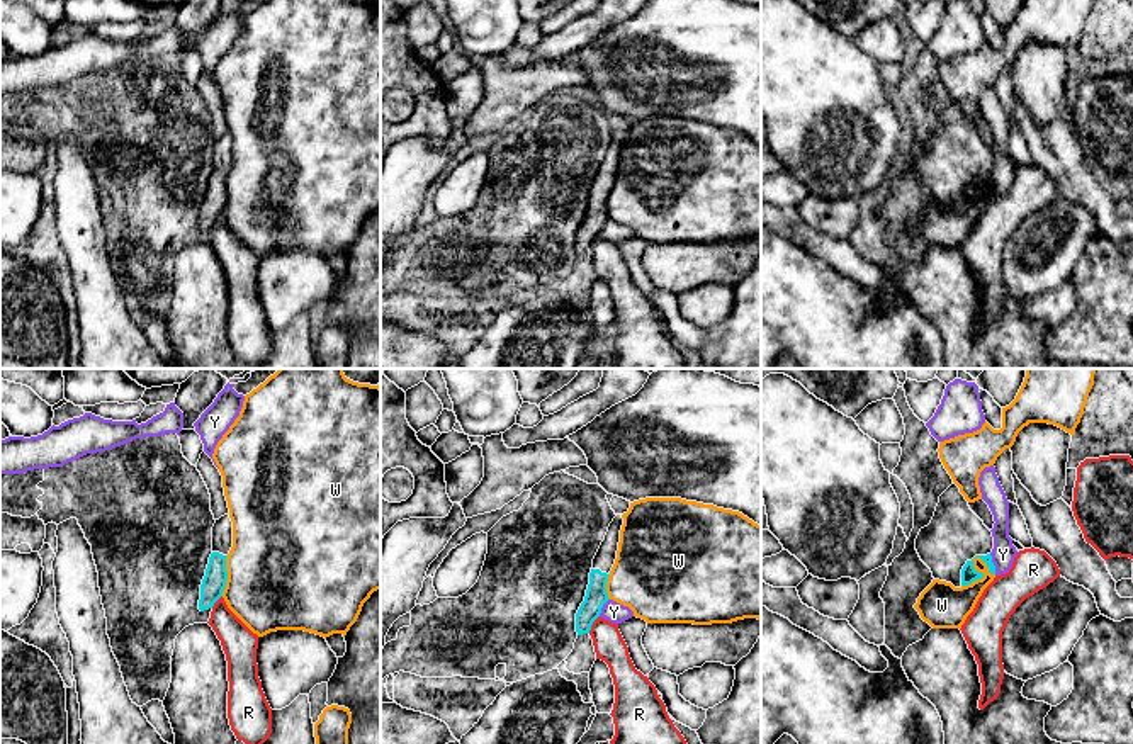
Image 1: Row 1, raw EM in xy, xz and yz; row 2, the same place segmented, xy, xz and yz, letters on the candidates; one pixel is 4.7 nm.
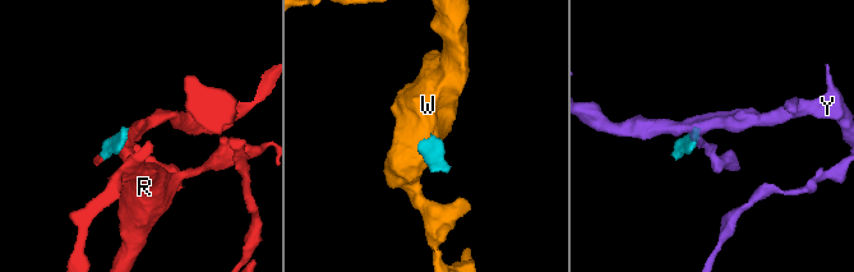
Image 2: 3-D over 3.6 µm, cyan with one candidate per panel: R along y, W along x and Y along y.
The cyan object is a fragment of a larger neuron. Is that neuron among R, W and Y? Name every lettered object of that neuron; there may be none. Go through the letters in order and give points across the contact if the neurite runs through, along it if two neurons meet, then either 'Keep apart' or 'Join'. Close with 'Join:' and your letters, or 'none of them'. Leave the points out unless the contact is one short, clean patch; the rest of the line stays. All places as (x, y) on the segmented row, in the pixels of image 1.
R: Boundary: xz (598, 615), (588, 632). Keep apart
W: Boundary: yz (994, 573), (975, 558), (974, 566), (982, 576), (962, 586). Keep apart
Y: Boundary: yz (989, 554), (996, 573). Keep apart
Join: none of them

